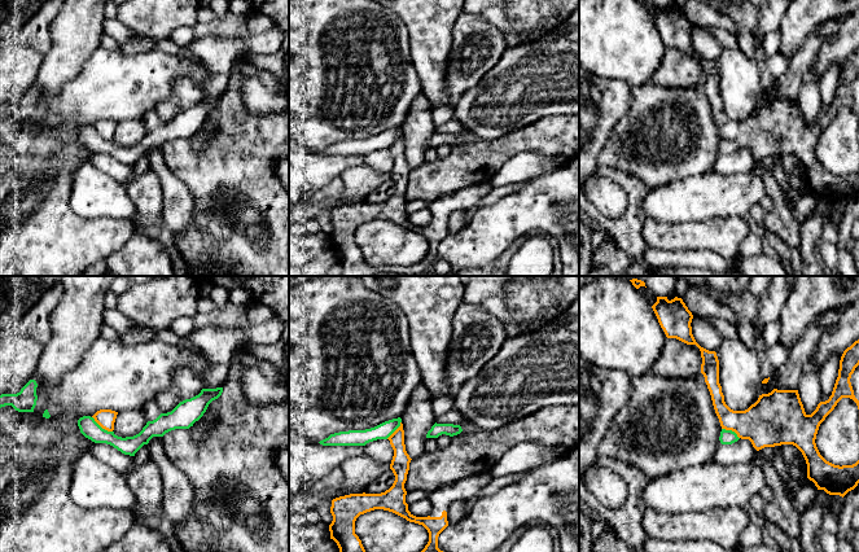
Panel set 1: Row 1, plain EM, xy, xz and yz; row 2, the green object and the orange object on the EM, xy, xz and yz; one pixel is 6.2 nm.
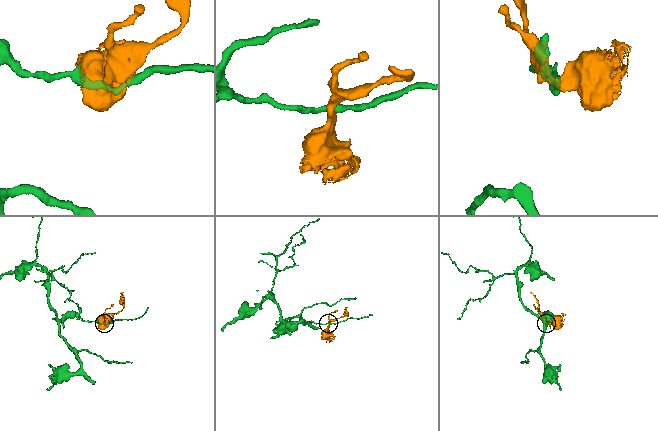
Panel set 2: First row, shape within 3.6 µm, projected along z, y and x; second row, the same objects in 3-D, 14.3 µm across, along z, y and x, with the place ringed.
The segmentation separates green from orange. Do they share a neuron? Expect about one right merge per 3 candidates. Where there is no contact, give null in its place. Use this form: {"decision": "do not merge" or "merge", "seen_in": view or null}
{"decision": "do not merge", "seen_in": "xy"}

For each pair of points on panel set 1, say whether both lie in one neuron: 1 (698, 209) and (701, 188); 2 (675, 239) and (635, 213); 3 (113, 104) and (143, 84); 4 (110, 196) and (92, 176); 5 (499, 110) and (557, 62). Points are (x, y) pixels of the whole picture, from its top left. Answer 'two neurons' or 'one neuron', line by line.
1: one neuron
2: two neurons
3: one neuron
4: one neuron
5: one neuron

